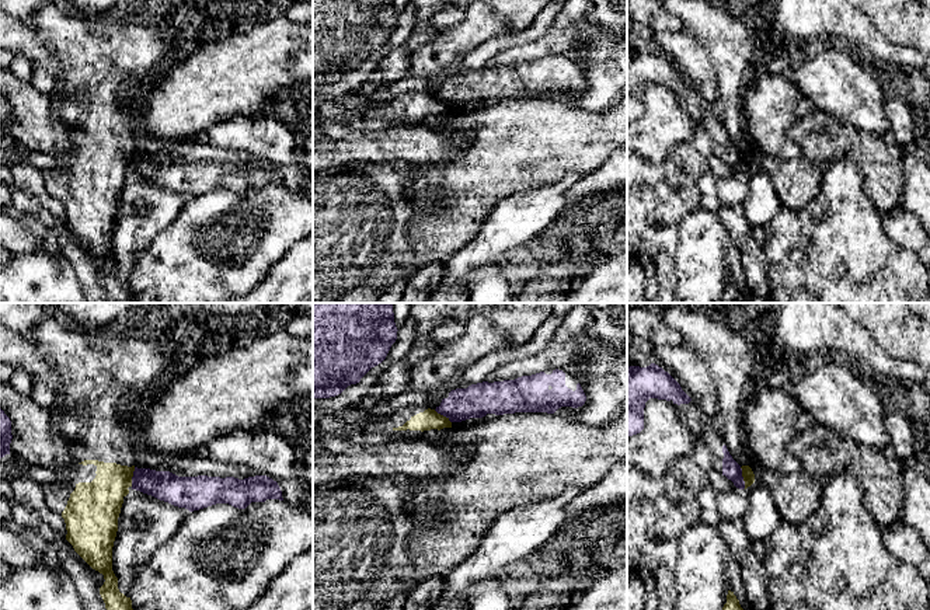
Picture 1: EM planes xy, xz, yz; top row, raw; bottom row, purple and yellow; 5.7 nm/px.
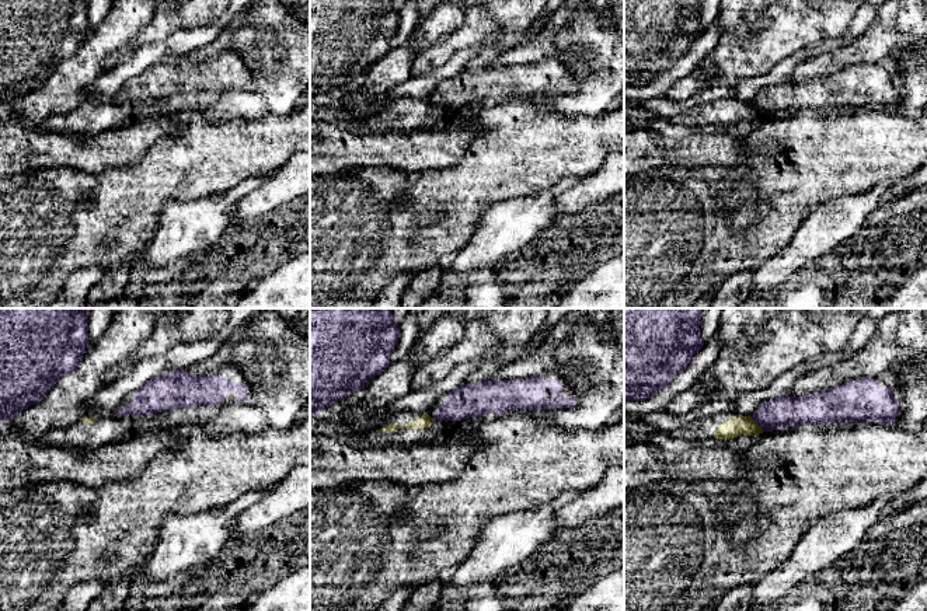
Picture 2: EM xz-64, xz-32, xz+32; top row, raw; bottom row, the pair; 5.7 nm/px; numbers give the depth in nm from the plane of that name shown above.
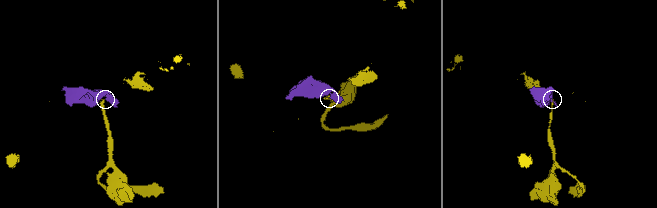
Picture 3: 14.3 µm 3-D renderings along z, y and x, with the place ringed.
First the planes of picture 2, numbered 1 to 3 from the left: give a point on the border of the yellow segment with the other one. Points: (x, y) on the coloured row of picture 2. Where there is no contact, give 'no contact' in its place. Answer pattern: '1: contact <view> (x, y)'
1: no contact
2: no contact
3: contact xz+32 (756, 422)

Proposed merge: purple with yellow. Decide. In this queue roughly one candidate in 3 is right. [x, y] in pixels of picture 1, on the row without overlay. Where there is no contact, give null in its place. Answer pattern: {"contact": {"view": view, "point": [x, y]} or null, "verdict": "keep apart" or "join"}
{"contact": {"view": "yz", "point": [742, 163]}, "verdict": "keep apart"}

